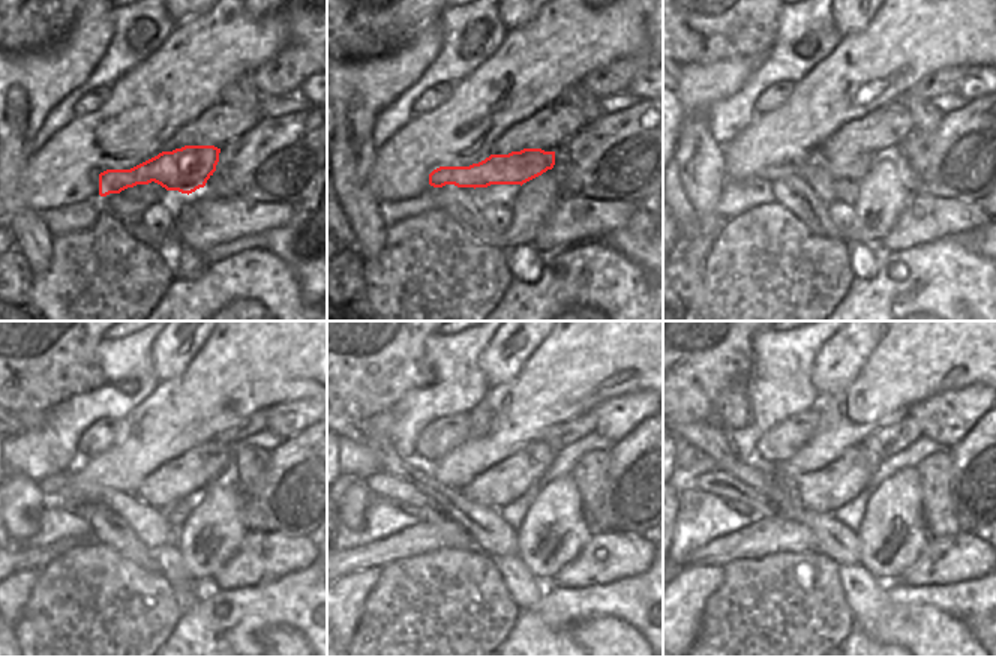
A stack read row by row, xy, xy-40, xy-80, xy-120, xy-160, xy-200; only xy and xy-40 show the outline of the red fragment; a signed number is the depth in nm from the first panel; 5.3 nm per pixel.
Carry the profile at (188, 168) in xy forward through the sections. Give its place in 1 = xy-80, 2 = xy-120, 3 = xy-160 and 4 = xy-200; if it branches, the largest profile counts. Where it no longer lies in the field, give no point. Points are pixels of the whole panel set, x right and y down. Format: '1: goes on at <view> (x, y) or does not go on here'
1: goes on at xy-80 (855, 170)
2: goes on at xy-120 (86, 509)
3: goes on at xy-160 (417, 513)
4: goes on at xy-200 (741, 507)

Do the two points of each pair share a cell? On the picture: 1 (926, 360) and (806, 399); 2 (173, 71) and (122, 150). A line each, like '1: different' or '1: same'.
1: different
2: same

